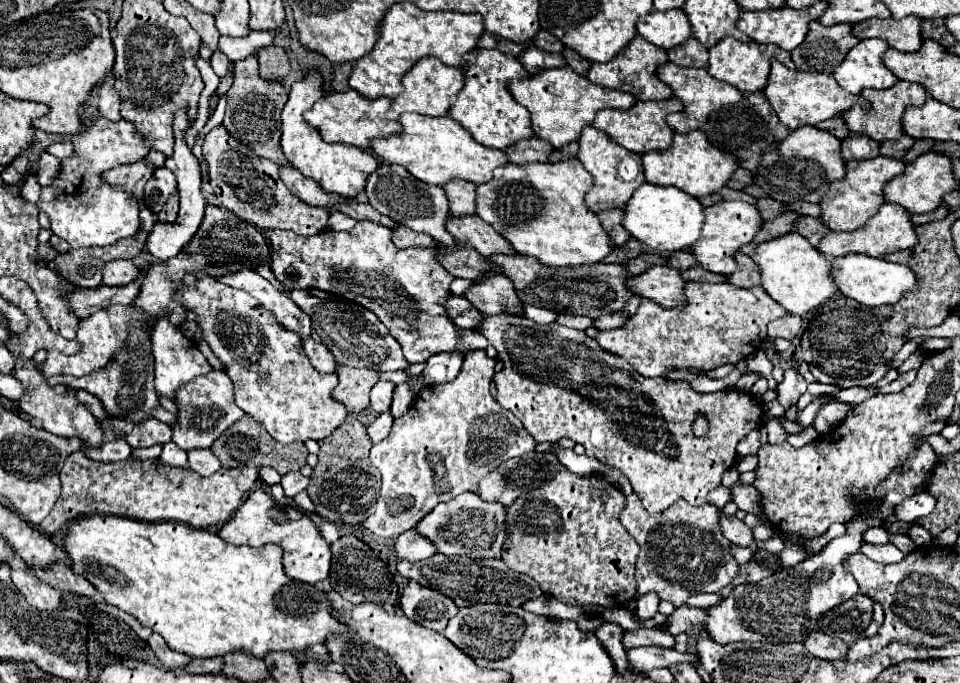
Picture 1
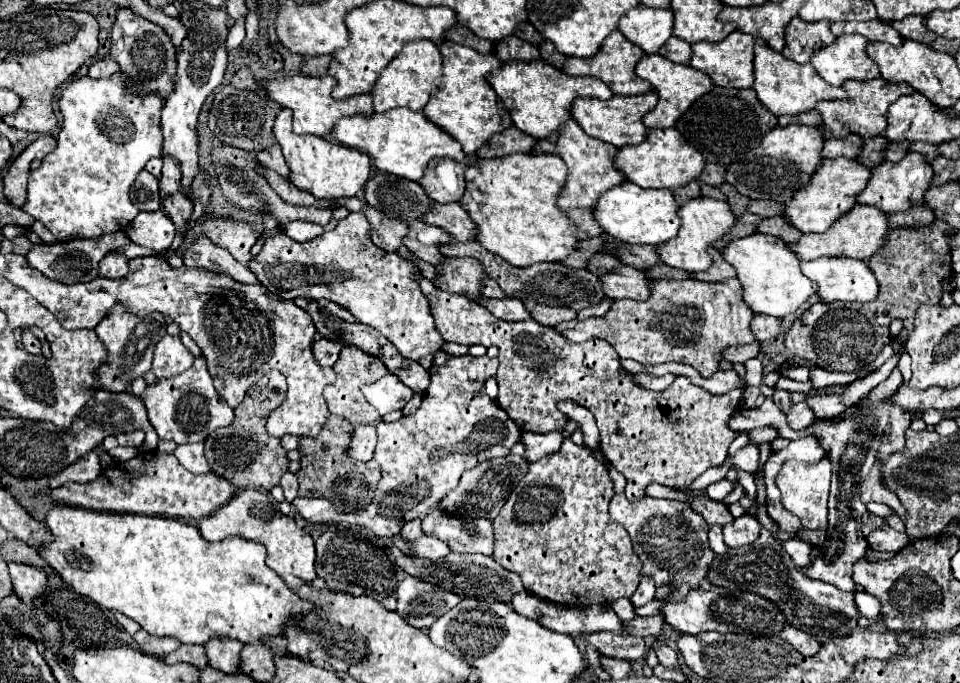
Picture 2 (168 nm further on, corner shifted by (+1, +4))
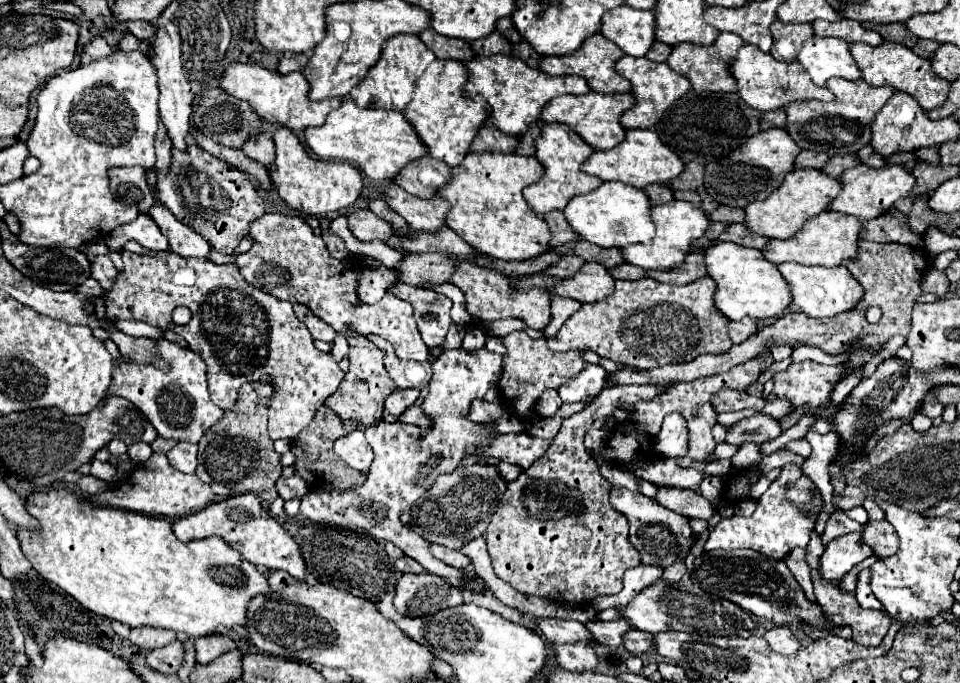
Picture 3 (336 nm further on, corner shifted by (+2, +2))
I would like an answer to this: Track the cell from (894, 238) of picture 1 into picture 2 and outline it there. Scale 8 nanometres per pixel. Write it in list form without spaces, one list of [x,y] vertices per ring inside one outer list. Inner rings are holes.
[[[857,204],[851,212],[847,212],[843,218],[839,218],[827,232],[823,234],[803,234],[799,244],[791,244],[793,252],[801,260],[815,260],[819,256],[849,256],[859,260],[869,260],[879,248],[885,246],[885,240],[889,236],[889,218],[879,208]]]

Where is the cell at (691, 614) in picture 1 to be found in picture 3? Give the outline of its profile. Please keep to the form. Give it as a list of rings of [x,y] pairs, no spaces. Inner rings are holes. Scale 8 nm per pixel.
[[[618,618],[612,622],[588,622],[586,626],[592,638],[596,638],[596,644],[602,644],[602,646],[620,646],[622,636],[626,634],[626,630],[630,630],[624,618]]]

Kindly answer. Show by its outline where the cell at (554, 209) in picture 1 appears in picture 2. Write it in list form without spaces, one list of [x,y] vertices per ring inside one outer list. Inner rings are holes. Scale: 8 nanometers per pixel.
[[[511,154],[505,158],[481,160],[477,168],[465,170],[467,190],[461,206],[477,224],[477,240],[509,264],[525,268],[539,262],[565,260],[577,250],[579,238],[567,212],[557,206],[557,196],[567,180],[565,162],[557,154]]]

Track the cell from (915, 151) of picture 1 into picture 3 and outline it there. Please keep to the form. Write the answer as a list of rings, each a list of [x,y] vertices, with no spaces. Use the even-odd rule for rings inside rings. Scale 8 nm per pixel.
[[[870,144],[858,150],[858,160],[860,160],[860,164],[872,166],[872,168],[884,168],[886,166],[886,158],[882,158],[880,154],[876,154]]]

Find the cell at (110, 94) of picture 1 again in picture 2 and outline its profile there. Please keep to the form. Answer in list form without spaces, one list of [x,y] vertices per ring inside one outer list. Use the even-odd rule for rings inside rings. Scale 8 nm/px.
[[[107,56],[107,58],[103,58],[103,60],[97,60],[95,64],[91,64],[91,68],[89,68],[89,76],[91,78],[109,78],[111,74],[115,74],[115,72],[119,72],[119,66]]]

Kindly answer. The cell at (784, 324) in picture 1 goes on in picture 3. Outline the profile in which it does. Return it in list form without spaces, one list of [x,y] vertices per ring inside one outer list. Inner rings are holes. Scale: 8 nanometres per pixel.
[[[742,318],[738,322],[728,322],[728,336],[732,338],[732,344],[740,344],[748,340],[752,334],[756,334],[756,320]]]

